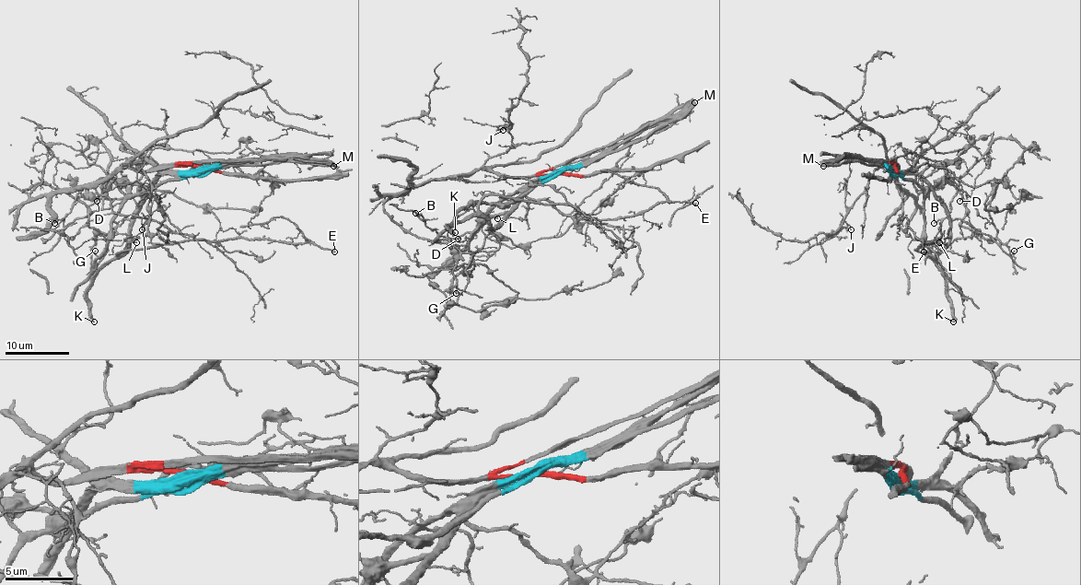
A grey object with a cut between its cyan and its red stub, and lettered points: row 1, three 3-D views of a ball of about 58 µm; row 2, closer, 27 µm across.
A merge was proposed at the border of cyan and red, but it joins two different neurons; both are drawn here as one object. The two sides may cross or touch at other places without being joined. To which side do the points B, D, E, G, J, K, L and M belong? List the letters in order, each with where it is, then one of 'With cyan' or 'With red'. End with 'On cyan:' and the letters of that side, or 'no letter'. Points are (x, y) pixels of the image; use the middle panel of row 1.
B: Place: (415, 213). With cyan
D: Place: (458, 239). With cyan
E: Place: (695, 203). With cyan
G: Place: (456, 293). With cyan
J: Place: (503, 130). With red
K: Place: (455, 232). With cyan
L: Place: (497, 218). With cyan
M: Place: (694, 102). With cyan
On cyan: B, D, E, G, K, L, M

